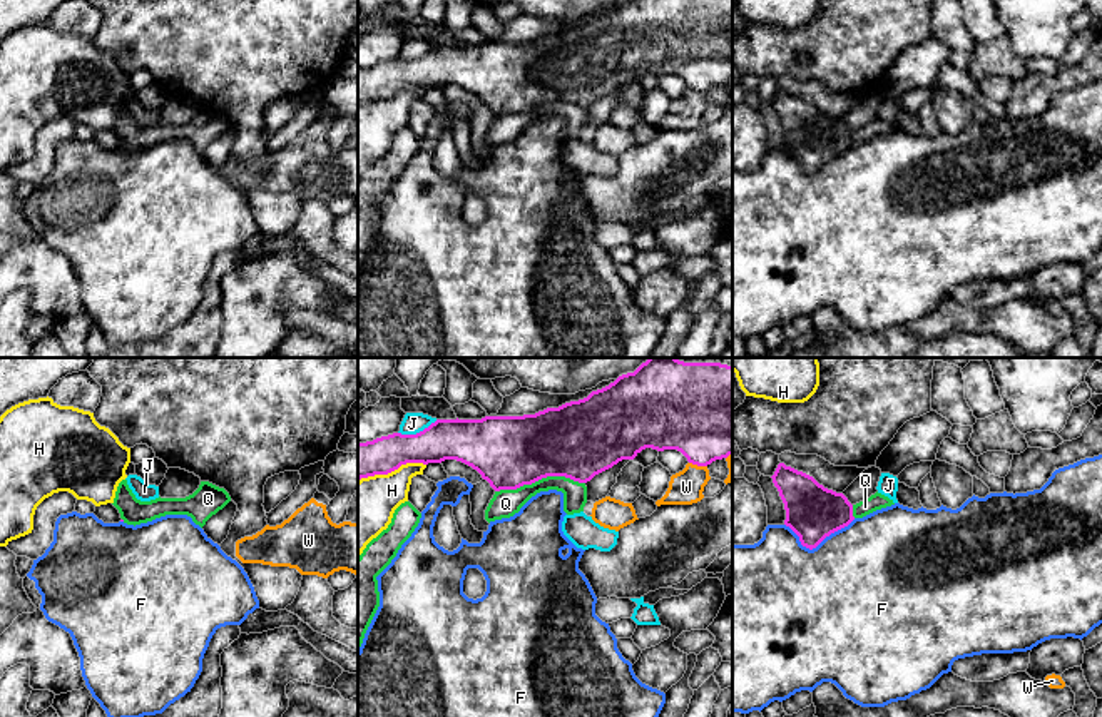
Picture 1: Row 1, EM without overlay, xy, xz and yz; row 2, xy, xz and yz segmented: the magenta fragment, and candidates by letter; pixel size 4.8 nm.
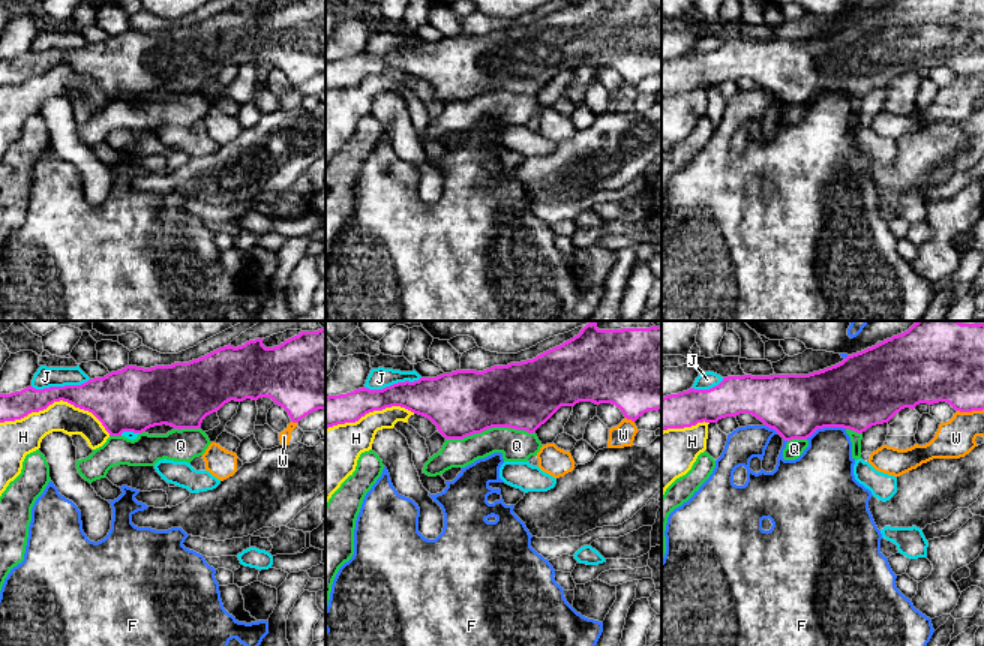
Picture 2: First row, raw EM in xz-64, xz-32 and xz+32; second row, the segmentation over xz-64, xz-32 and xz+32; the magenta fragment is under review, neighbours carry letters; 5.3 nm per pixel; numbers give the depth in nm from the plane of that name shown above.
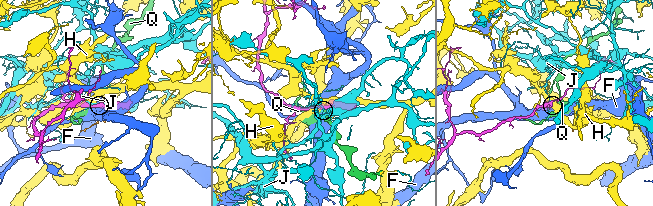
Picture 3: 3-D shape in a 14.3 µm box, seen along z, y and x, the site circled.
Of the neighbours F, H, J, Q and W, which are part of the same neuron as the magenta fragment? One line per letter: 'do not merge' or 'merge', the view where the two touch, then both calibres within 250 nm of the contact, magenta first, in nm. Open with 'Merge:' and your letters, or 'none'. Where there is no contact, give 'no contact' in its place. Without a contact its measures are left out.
Merge: none
F: do not merge; meets magenta in yz; 260 nm thick on the magenta side, 500 nm on the other
H: do not merge; meets magenta in xz; 180 nm thick on the magenta side, 280 nm on the other
J: do not merge; meets magenta in xz; 200 nm thick on the magenta side, 100 nm on the other
Q: do not merge; meets magenta in xz; 360 nm thick on the magenta side, 140 nm on the other
W: do not merge; meets magenta in xz; 440 nm thick on the magenta side, 160 nm on the other

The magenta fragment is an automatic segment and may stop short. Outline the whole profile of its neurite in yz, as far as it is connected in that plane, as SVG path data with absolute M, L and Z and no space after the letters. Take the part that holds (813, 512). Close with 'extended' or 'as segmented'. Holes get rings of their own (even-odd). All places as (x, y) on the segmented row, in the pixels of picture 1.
M779 463L771 478L784 503L784 525L799 536L803 547L816 548L855 520L848 498L824 488L813 476Z; as segmented

